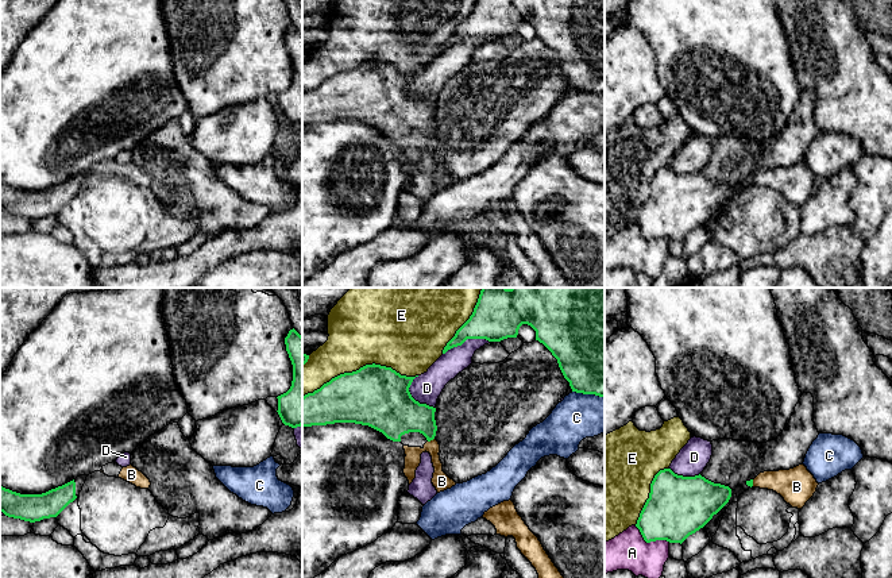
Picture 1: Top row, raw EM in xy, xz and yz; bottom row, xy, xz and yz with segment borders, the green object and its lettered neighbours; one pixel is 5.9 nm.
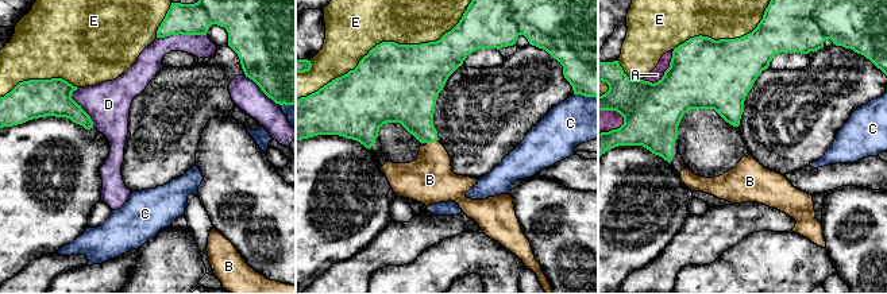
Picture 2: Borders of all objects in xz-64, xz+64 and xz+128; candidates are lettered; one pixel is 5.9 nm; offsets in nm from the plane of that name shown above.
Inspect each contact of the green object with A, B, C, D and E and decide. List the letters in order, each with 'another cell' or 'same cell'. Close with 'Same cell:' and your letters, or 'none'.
A: another cell
B: same cell
C: another cell
D: another cell
E: another cell
Same cell: B

